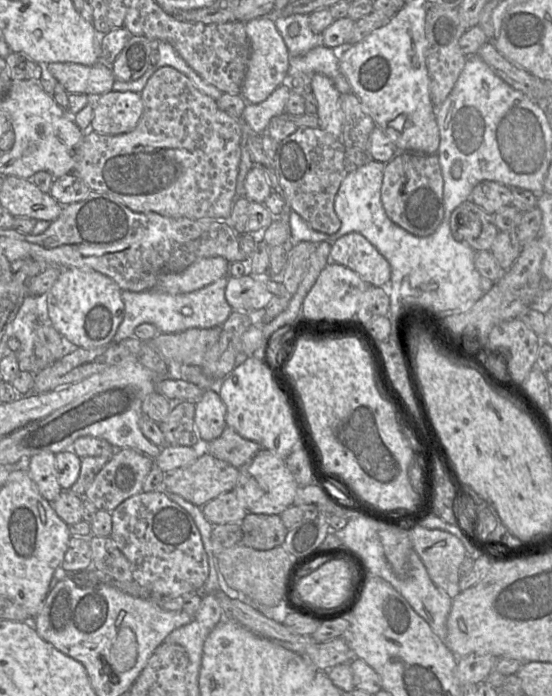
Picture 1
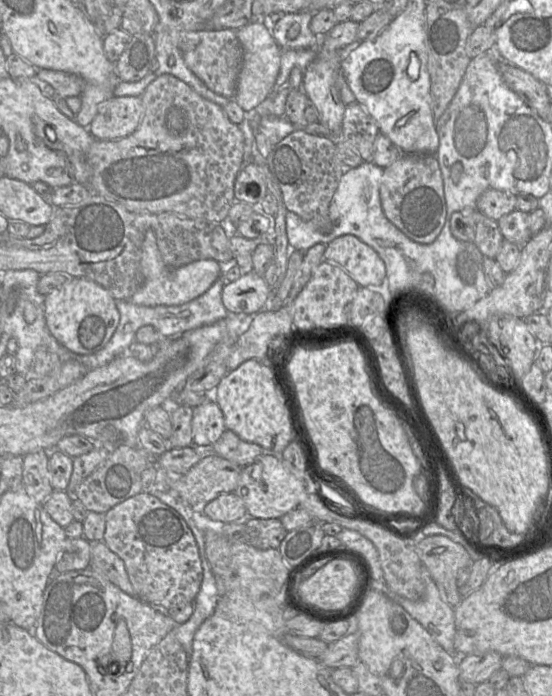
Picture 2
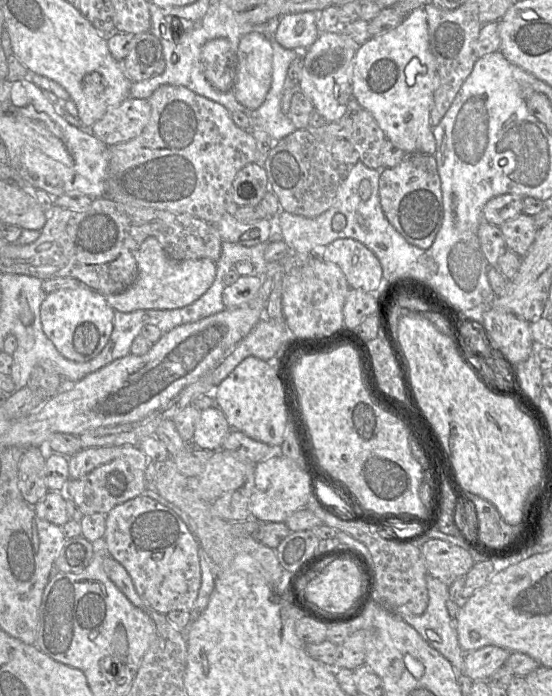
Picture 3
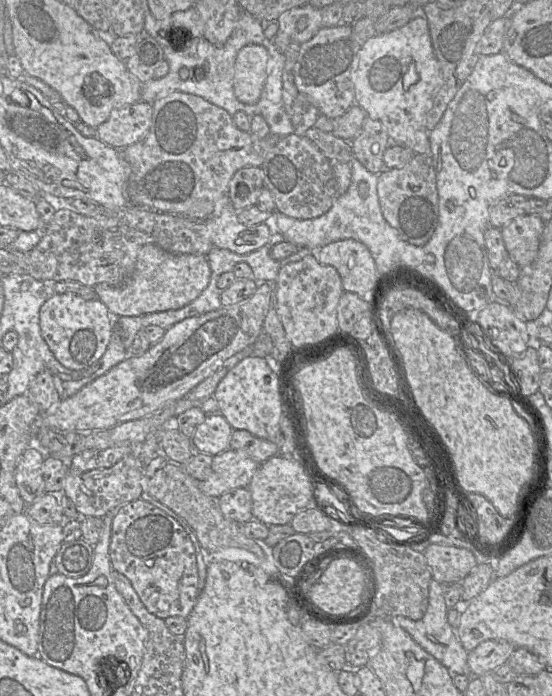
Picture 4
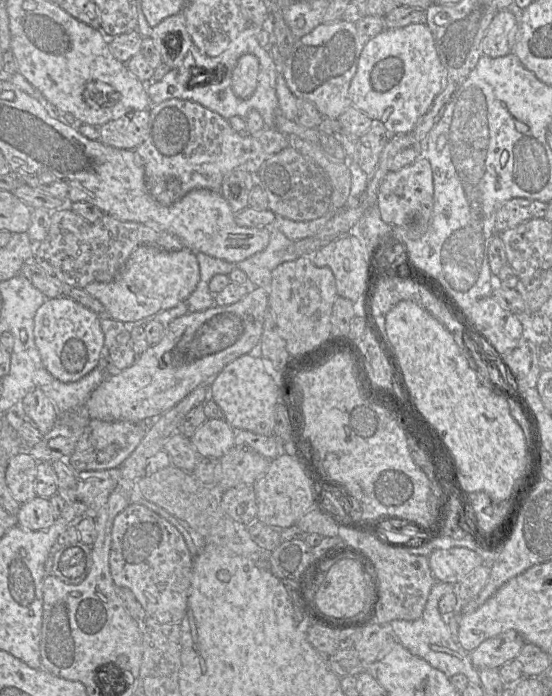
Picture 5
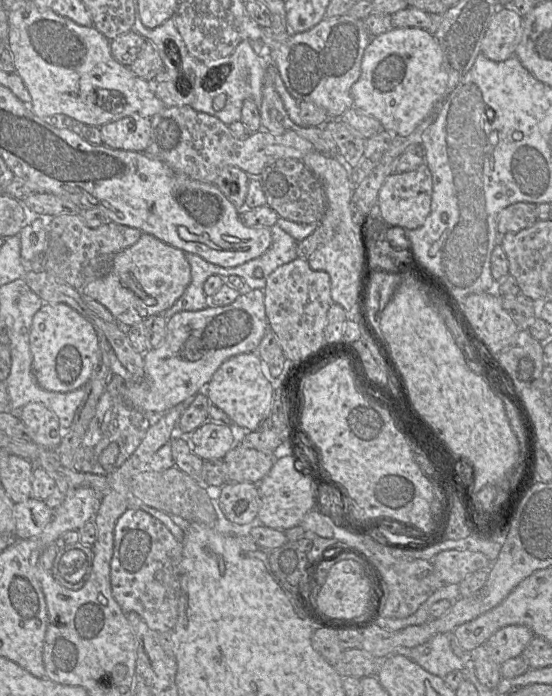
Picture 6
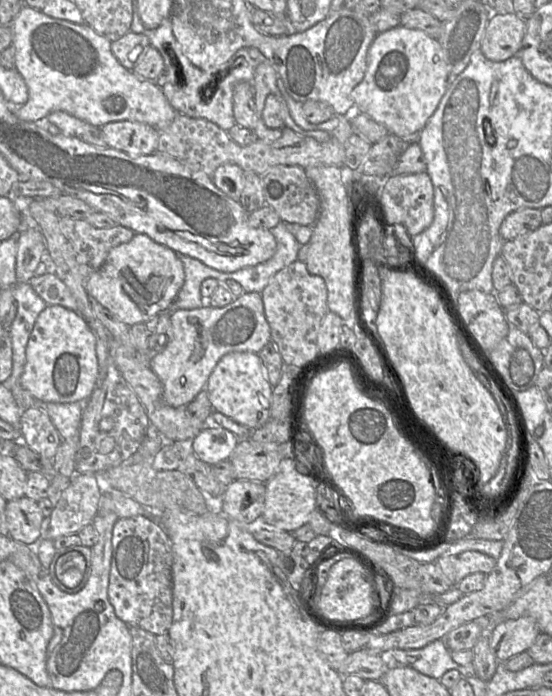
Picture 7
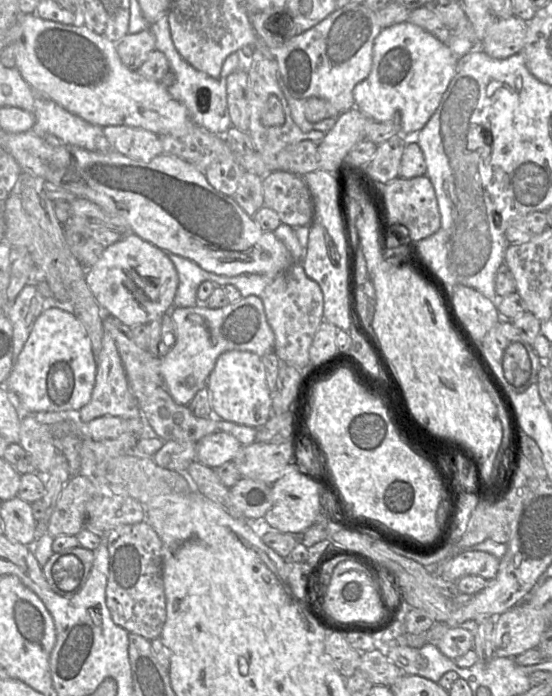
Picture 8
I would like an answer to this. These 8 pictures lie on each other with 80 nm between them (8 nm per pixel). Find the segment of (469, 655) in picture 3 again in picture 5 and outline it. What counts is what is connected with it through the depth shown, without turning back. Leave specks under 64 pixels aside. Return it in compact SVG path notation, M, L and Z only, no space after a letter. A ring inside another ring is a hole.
M508 630L484 640L470 653L470 660L477 669L499 669L514 660L525 643L515 630Z

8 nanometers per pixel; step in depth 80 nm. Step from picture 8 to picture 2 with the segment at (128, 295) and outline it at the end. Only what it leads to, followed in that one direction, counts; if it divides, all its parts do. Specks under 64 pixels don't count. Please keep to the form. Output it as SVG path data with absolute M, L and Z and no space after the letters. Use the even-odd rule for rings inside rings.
M148 230L142 243L140 267L143 285L128 299L141 306L182 305L205 293L224 271L224 265L213 259L201 259L178 268L170 268L163 262L156 235Z

